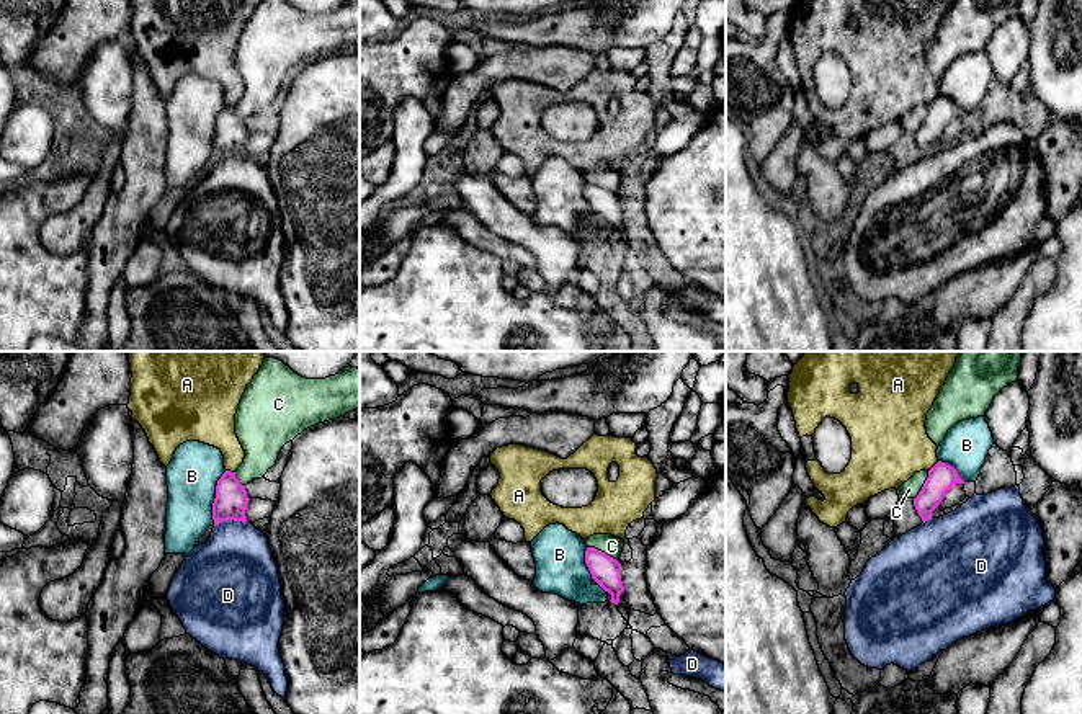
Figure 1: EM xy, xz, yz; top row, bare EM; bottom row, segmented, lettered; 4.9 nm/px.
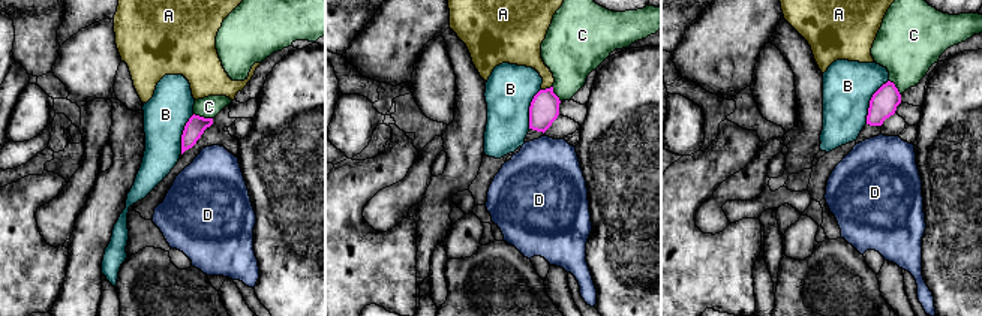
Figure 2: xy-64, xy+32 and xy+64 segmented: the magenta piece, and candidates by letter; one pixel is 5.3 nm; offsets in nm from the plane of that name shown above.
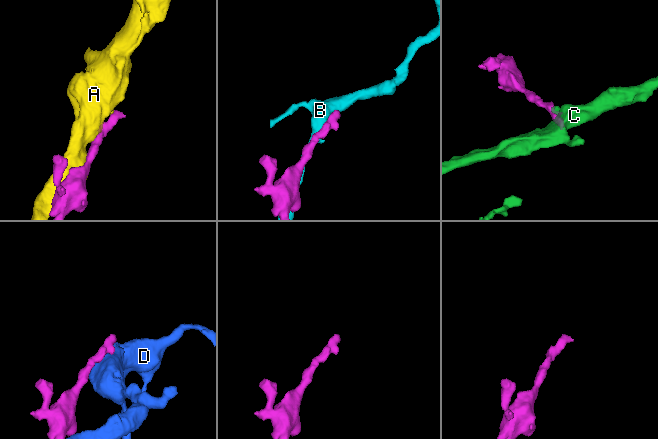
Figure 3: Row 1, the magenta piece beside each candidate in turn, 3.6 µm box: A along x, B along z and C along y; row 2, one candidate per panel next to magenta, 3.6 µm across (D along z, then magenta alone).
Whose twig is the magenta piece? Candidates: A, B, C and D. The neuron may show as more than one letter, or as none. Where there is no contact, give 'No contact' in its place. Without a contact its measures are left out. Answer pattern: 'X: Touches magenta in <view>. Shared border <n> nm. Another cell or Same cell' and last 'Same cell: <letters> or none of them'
A: Touches magenta in yz. Shared border 80 nm. Another cell
B: Touches magenta in xy. Shared border 280 nm. Another cell
C: Touches magenta in xz. Shared border 170 nm. Another cell
D: Touches magenta in xy. Shared border 170 nm. Another cell
Same cell: none of them

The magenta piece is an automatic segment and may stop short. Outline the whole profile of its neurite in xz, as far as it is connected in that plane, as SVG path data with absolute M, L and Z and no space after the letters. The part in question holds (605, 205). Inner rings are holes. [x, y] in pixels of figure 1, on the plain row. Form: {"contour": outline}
{"contour": "M587 181L585 198L592 212L611 229L610 235L616 239L618 245L629 257L624 221L621 216L621 198L595 181Z"}

